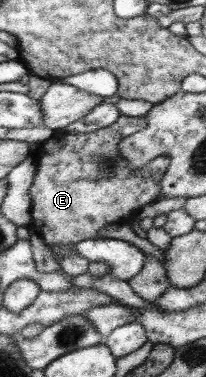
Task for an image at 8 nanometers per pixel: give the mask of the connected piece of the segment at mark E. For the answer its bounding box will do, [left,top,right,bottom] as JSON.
[30,115,171,246]

